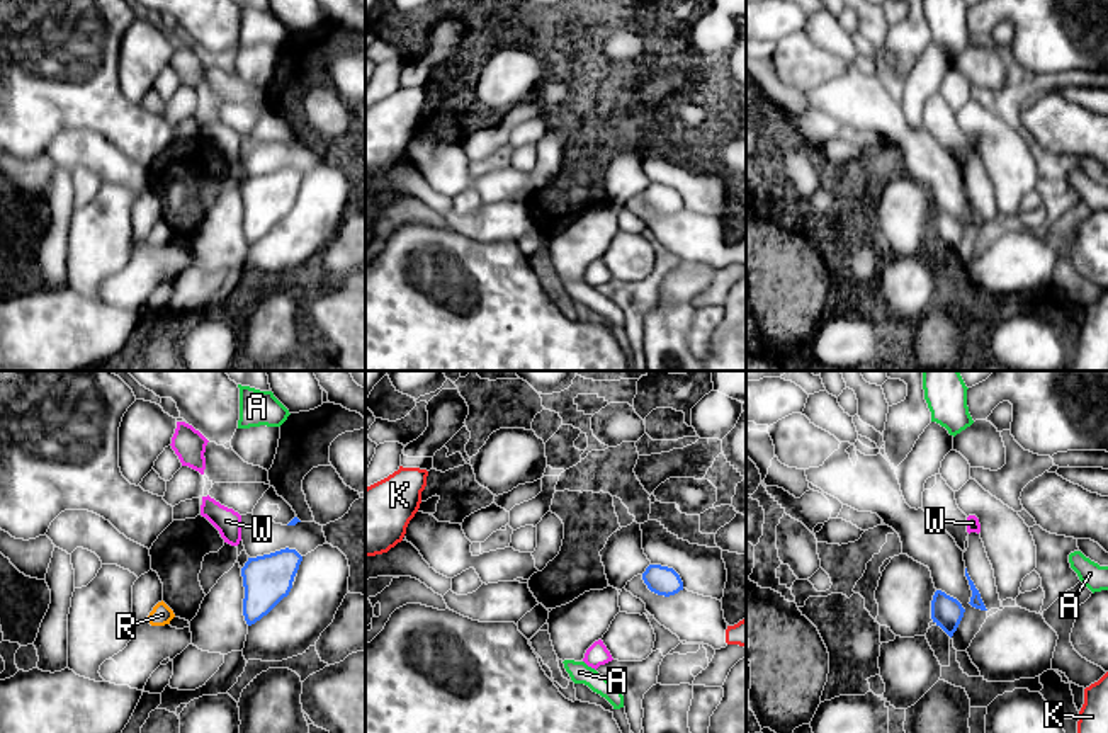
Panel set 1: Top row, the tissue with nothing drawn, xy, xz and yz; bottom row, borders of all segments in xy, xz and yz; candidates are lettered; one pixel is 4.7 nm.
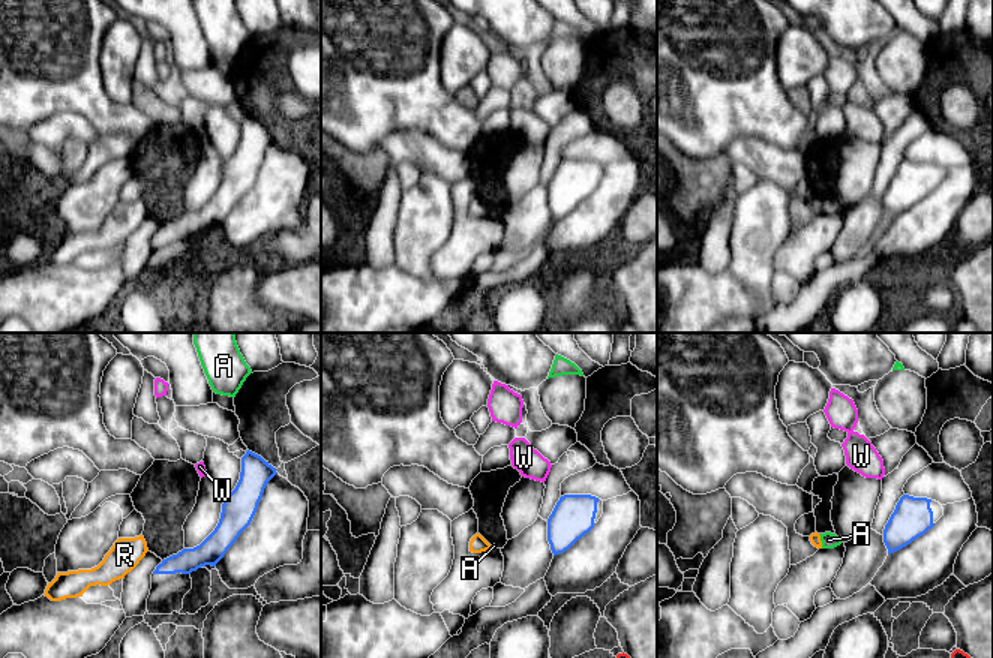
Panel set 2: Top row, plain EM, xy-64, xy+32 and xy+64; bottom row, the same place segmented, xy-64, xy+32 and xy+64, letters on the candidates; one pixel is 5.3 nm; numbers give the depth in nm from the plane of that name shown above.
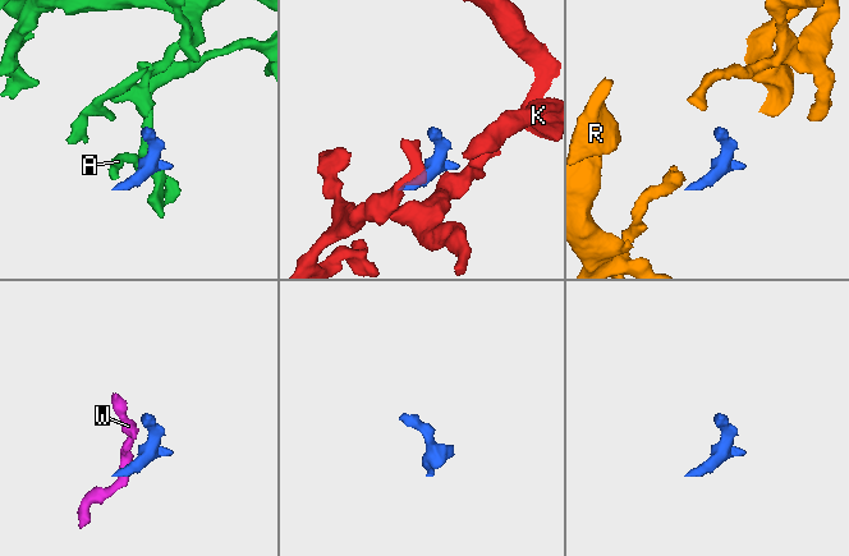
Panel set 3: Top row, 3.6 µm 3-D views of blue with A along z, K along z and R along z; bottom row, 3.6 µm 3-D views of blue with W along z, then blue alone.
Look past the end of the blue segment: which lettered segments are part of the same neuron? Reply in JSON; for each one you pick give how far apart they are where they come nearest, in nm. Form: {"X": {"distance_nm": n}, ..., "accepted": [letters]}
{"accepted": []}

